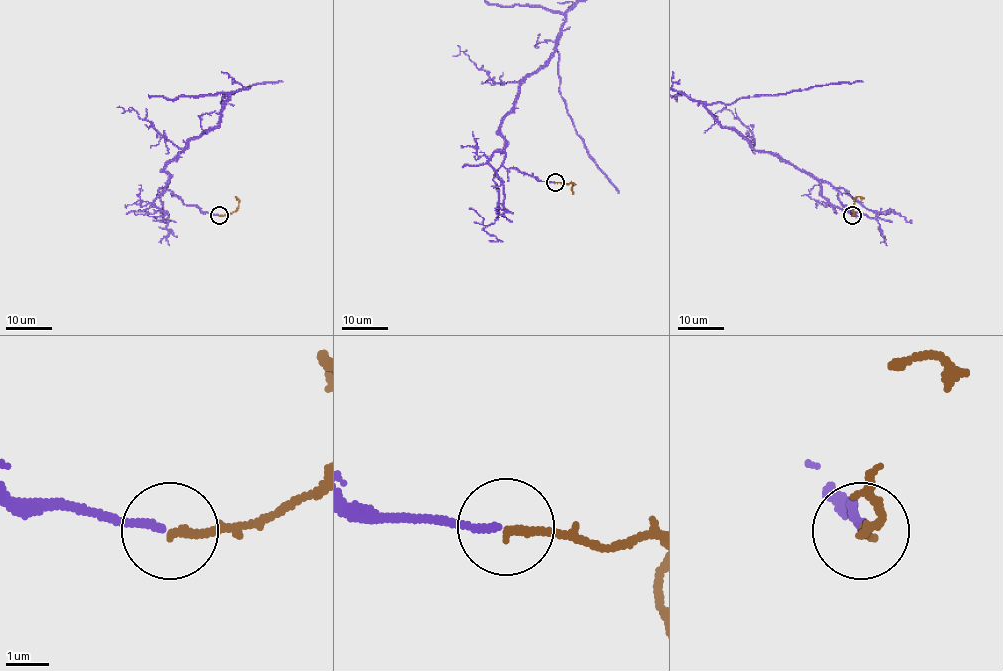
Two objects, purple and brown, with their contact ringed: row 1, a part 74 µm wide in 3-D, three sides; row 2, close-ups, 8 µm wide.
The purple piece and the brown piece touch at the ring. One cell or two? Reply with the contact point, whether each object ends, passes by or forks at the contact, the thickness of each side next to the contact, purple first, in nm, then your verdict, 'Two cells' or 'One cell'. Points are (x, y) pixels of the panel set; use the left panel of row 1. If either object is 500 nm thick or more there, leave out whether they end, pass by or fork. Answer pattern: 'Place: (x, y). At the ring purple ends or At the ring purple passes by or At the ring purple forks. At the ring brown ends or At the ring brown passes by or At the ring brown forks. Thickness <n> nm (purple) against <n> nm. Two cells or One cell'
Place: (219, 215). At the ring purple ends. At the ring brown ends. Thickness 160 nm (purple) against 200 nm. One cell

